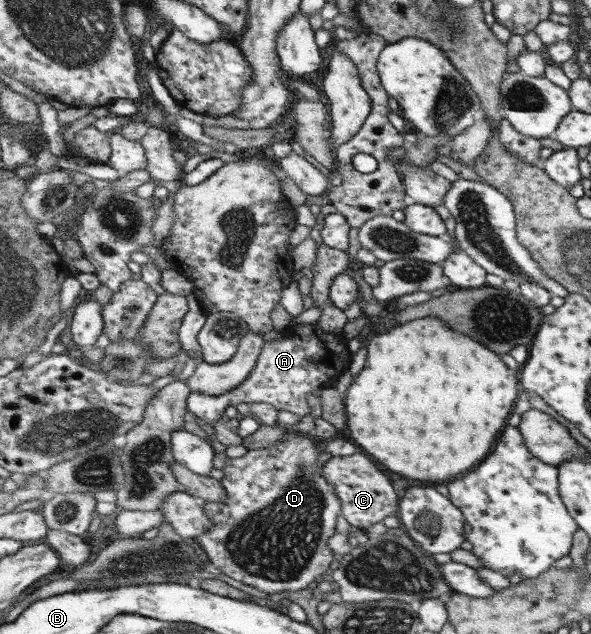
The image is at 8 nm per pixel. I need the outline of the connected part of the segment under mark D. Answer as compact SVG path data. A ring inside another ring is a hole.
M292 431L283 441L274 446L248 450L245 455L239 458L228 457L222 470L223 479L220 480L222 486L226 489L227 499L218 502L203 500L204 509L208 514L208 519L212 519L213 527L207 530L207 533L204 533L203 536L195 538L195 541L200 546L203 546L205 554L208 555L208 560L229 577L248 586L253 586L268 595L284 592L285 590L304 590L308 584L319 582L324 574L330 572L330 564L334 560L334 552L330 550L328 540L336 534L336 522L338 522L338 516L343 514L343 502L336 492L336 487L331 482L328 482L328 479L323 475L324 465L320 464L320 452L322 451L320 441L316 437L313 438L308 434Z

